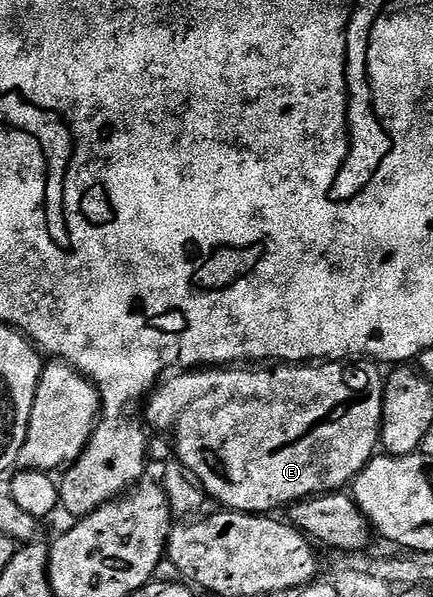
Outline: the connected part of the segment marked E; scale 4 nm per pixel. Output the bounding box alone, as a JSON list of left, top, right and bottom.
[144,361,386,513]

